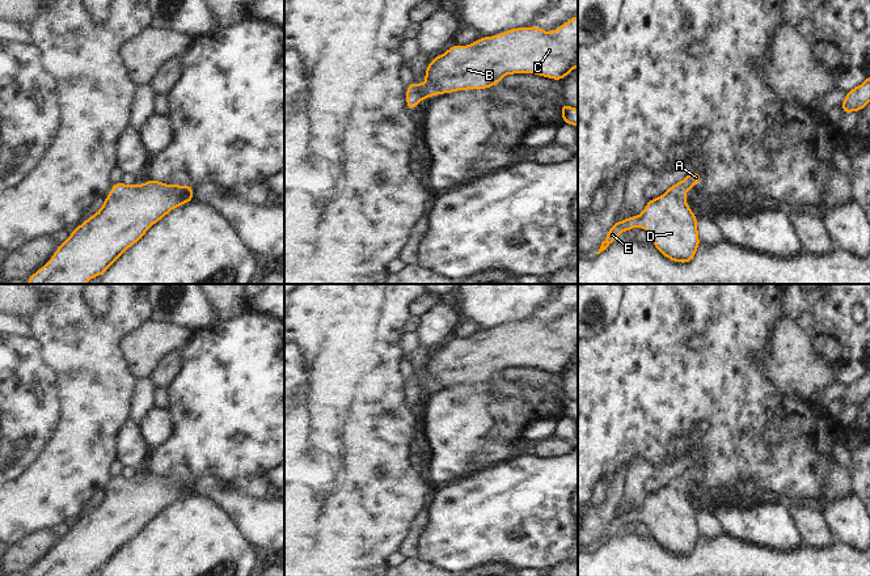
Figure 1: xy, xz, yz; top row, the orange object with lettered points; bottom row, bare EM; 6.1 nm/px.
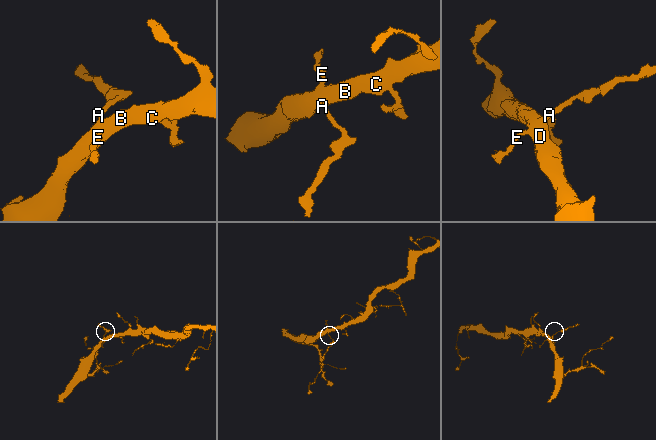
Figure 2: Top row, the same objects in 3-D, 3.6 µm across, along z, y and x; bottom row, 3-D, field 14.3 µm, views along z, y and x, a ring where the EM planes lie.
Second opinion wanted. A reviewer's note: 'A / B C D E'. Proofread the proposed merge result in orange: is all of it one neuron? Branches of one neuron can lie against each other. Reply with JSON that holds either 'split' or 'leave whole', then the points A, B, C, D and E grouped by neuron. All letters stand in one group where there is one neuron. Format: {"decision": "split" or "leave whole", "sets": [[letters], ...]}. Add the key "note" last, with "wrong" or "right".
{"decision": "leave whole", "sets": [["A", "B", "C", "D", "E"]], "note": "wrong"}

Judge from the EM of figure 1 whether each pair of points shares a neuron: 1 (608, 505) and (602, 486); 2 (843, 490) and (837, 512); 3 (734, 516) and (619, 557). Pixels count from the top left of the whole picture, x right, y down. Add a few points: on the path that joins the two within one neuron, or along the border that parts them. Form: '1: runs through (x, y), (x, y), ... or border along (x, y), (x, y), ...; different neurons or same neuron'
1: border along (609, 487), (605, 498), (599, 504), (591, 505); different neurons
2: border along (853, 492), (830, 500); different neurons
3: border along (723, 532), (752, 543); different neurons

